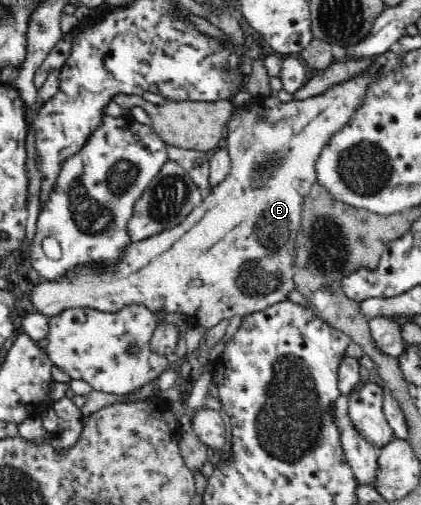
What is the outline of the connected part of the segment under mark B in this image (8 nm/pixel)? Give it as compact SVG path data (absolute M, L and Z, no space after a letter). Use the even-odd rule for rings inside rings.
M393 48L375 57L370 62L370 66L360 72L358 76L352 76L350 80L344 80L344 82L338 82L334 86L330 86L326 92L322 94L316 94L316 96L310 96L304 100L292 100L289 102L280 102L274 95L270 95L264 100L262 98L256 98L254 102L244 112L231 115L231 119L227 122L228 125L228 139L225 148L229 152L231 158L230 172L226 174L226 178L212 187L211 190L204 196L200 205L194 208L193 212L175 228L167 229L165 232L160 232L156 236L152 236L150 239L142 240L130 244L124 251L121 252L120 259L112 265L96 265L96 263L89 263L88 265L79 265L74 271L68 272L62 279L59 280L43 280L36 285L32 285L28 290L28 298L30 304L34 308L34 312L40 313L48 318L56 316L61 312L64 312L69 308L88 308L96 309L104 312L116 312L120 308L130 306L130 304L143 304L147 306L151 311L155 313L158 310L165 310L170 314L178 313L180 315L194 316L197 319L200 326L205 329L212 329L221 320L230 320L232 316L241 316L252 314L253 312L260 312L271 307L273 304L281 303L287 299L288 294L295 289L295 283L293 282L295 266L295 255L297 246L295 246L299 228L301 225L301 212L302 203L306 196L309 196L310 188L317 182L316 174L316 161L320 156L320 151L329 143L329 140L338 132L342 127L350 122L350 119L354 116L354 113L358 110L358 107L365 99L365 94L372 83L375 83L382 75L387 72L393 71L399 67L403 53L395 51Z

